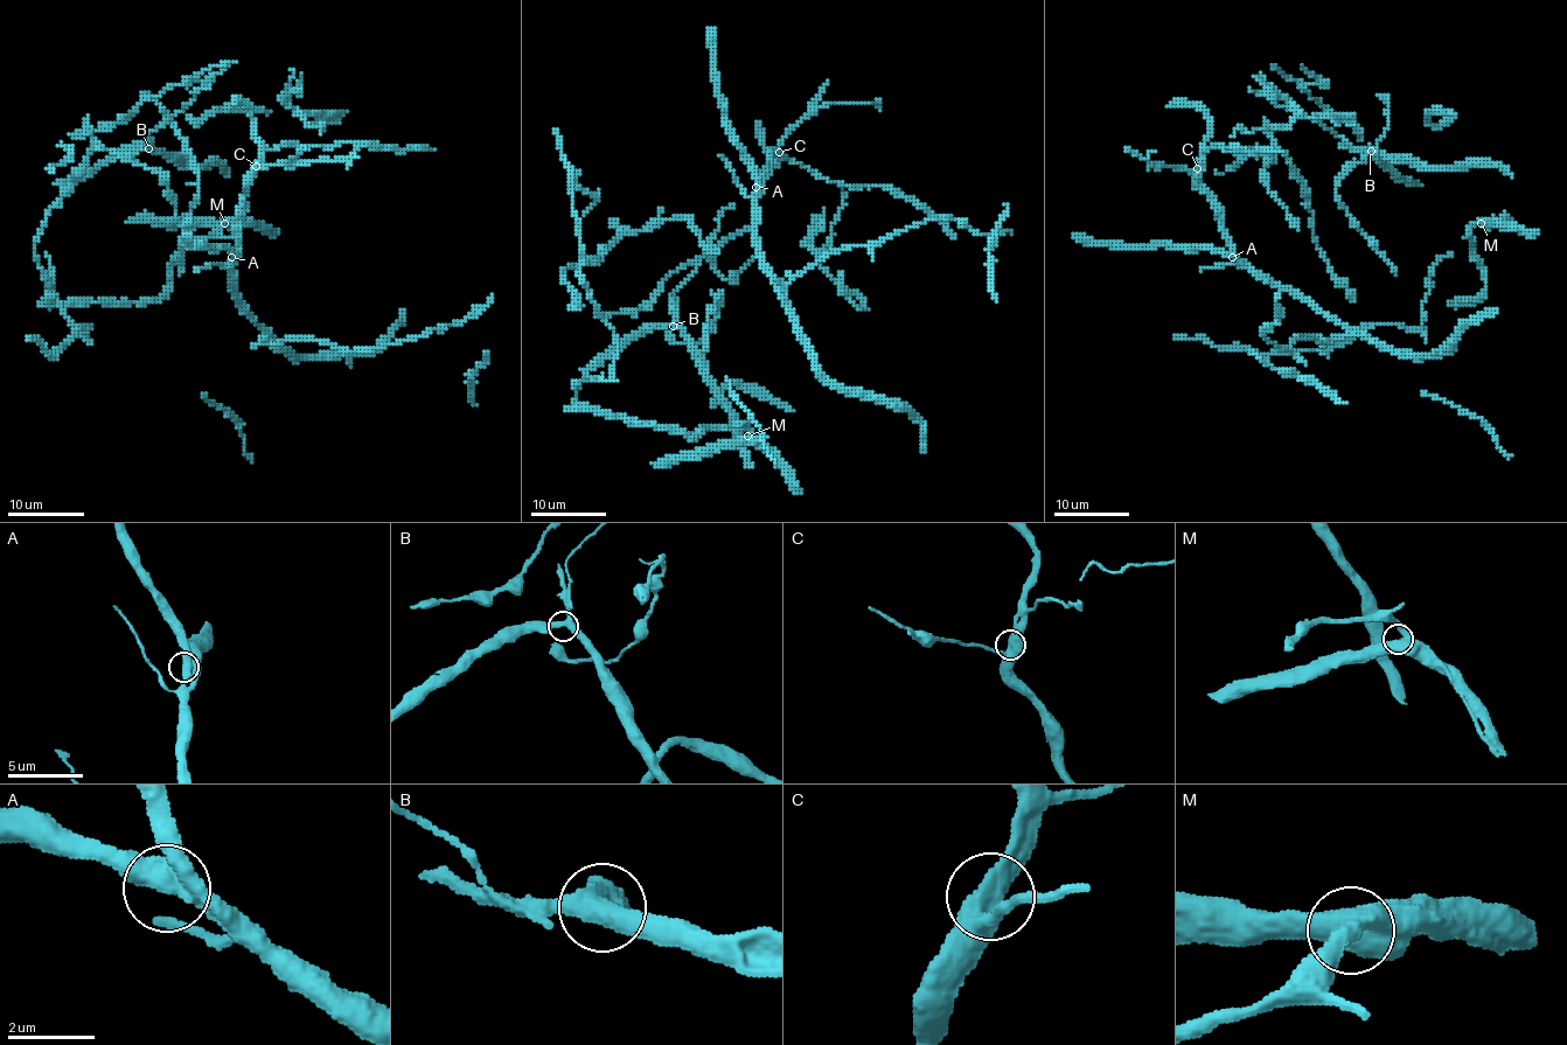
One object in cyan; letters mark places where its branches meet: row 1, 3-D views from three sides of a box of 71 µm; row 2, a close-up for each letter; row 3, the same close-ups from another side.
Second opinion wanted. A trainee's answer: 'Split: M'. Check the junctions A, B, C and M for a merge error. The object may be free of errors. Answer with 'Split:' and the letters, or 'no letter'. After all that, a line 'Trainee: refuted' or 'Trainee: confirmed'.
Split: no letter
Trainee: refuted

